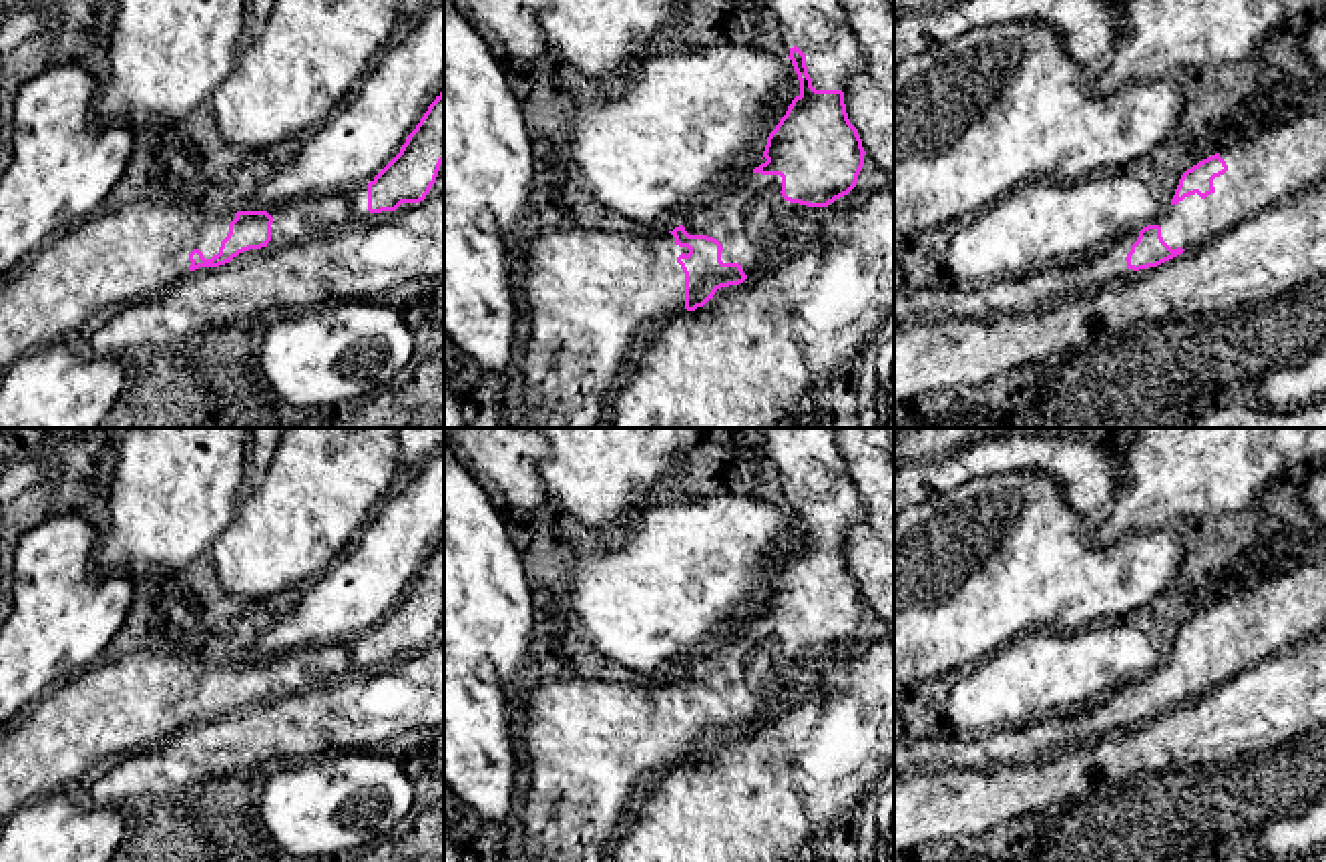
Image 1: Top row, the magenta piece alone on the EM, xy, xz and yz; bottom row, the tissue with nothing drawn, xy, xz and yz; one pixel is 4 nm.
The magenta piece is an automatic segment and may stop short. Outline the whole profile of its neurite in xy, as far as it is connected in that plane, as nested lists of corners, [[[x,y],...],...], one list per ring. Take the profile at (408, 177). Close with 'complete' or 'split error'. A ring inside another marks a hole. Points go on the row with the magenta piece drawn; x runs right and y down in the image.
[[[444,90],[428,106],[400,153],[368,183],[368,211],[396,211],[402,203],[420,203],[436,183],[444,163]]]; complete

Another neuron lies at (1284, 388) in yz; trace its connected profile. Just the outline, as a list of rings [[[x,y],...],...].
[[[1326,344],[1298,366],[1274,366],[1254,388],[1262,410],[1294,412],[1326,400]]]

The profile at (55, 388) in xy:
[[[66,342],[16,360],[0,382],[0,428],[98,428],[125,384],[113,356],[78,356]]]

